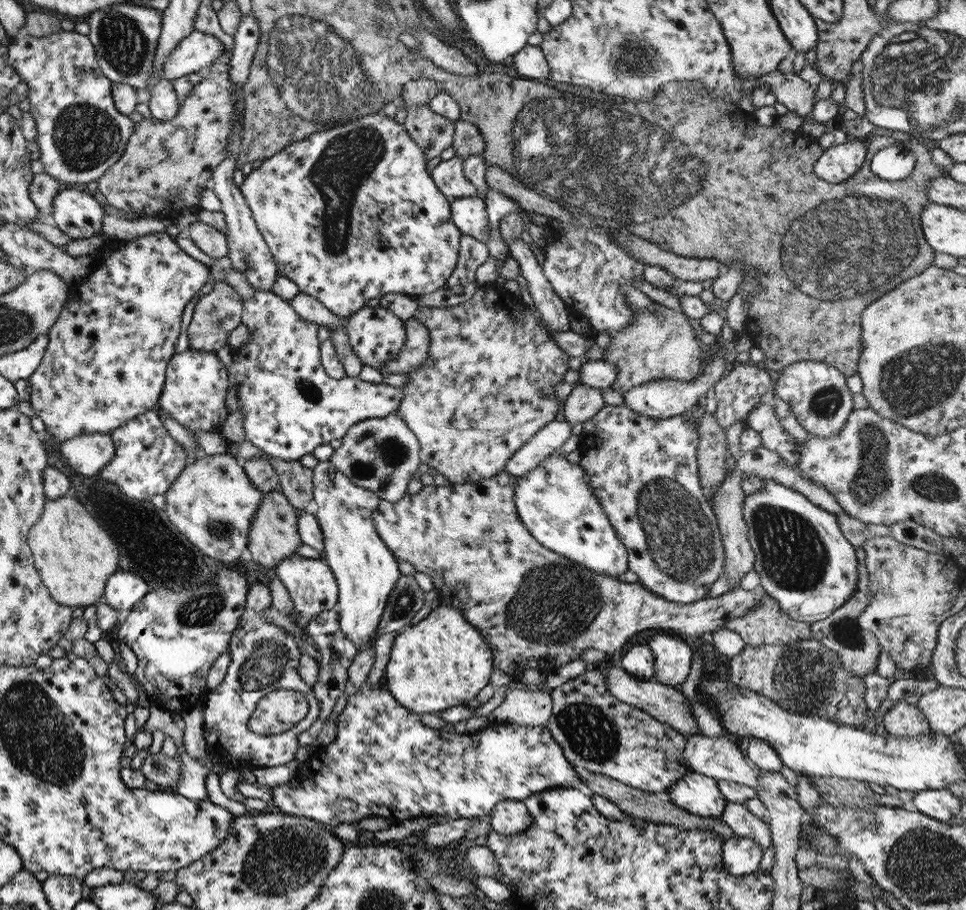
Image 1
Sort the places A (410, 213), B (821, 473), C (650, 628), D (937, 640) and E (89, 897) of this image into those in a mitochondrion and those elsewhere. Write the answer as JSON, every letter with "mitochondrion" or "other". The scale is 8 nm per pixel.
{"A":"other","B":"other","C":"other","D":"other","E":"other"}

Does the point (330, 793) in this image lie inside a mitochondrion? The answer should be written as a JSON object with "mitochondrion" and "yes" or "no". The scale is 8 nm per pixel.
{"mitochondrion":"no"}

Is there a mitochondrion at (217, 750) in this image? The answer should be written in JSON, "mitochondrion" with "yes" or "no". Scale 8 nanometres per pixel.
{"mitochondrion":"no"}

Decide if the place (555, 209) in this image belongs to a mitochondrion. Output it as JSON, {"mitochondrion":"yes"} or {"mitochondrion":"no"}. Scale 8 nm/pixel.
{"mitochondrion":"yes"}

